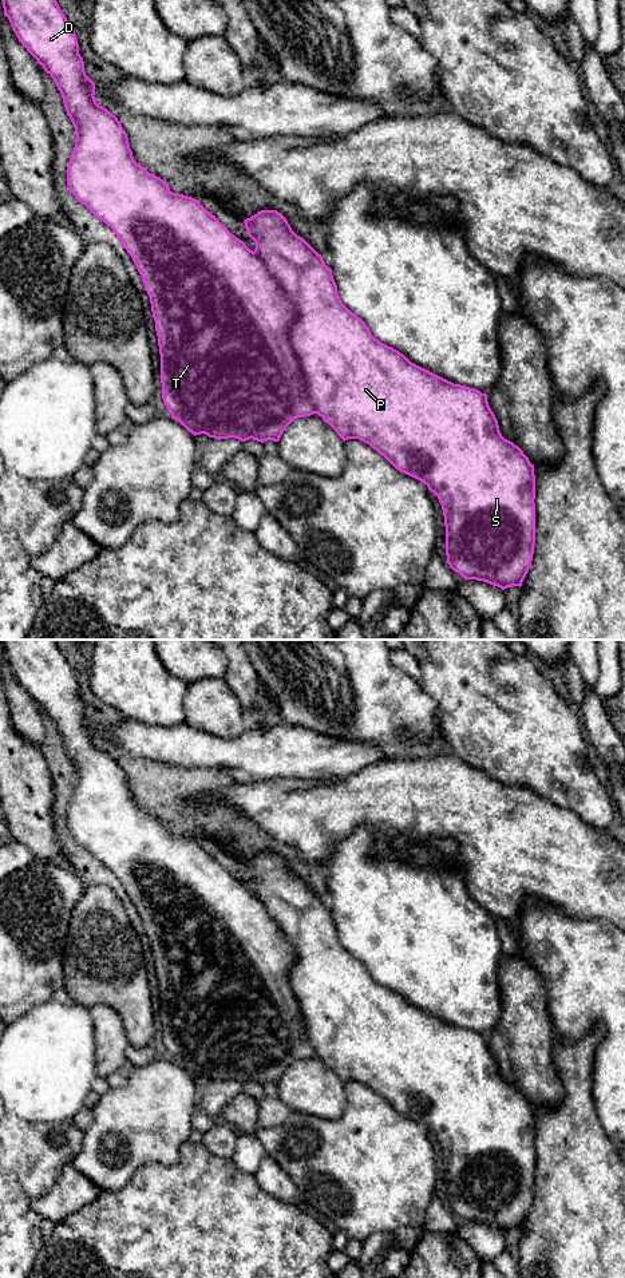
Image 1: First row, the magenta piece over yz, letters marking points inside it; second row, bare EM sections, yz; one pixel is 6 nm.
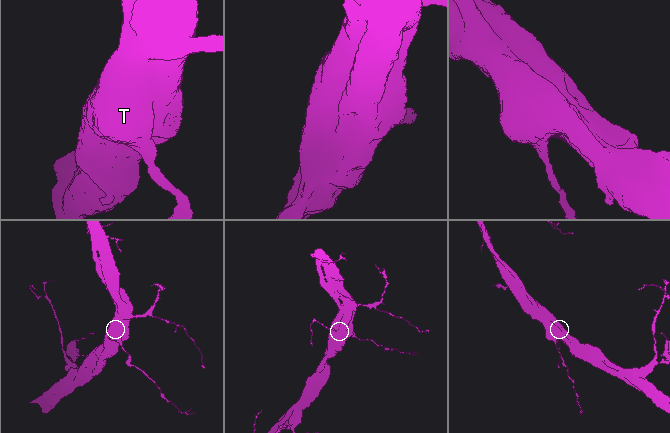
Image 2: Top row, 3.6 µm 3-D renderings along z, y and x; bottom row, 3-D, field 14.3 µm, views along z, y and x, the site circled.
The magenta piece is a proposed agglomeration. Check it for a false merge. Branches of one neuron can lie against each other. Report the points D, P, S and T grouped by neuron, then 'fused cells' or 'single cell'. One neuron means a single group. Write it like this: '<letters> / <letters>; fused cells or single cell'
D P S T; single cell

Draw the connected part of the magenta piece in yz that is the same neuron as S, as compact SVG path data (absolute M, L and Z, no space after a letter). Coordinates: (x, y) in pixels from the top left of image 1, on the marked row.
M1 0L4 16L8 17L13 32L27 51L37 60L47 74L55 80L62 94L63 103L75 127L75 147L67 169L67 189L95 217L112 229L120 244L131 256L145 289L150 297L151 312L155 321L161 355L162 399L171 414L194 436L205 434L214 439L234 438L241 442L253 439L257 442L278 442L286 427L297 418L317 414L345 442L359 439L369 444L383 455L396 470L423 482L434 492L443 510L446 526L446 555L450 567L466 579L483 581L502 590L522 586L531 566L535 545L535 475L534 466L523 451L513 442L505 439L499 431L498 420L491 411L487 395L475 388L454 384L414 363L403 353L375 339L365 323L352 313L340 300L337 285L321 257L302 237L297 236L286 218L277 210L261 210L244 221L246 234L256 242L250 250L244 241L233 236L198 199L175 194L159 177L149 173L135 162L128 145L128 138L120 122L107 108L95 100L95 83L86 75L84 62L79 54L79 44L72 25L62 12L56 0Z

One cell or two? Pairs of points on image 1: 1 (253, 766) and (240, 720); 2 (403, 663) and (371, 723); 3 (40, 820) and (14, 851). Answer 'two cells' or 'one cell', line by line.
1: two cells
2: two cells
3: two cells

